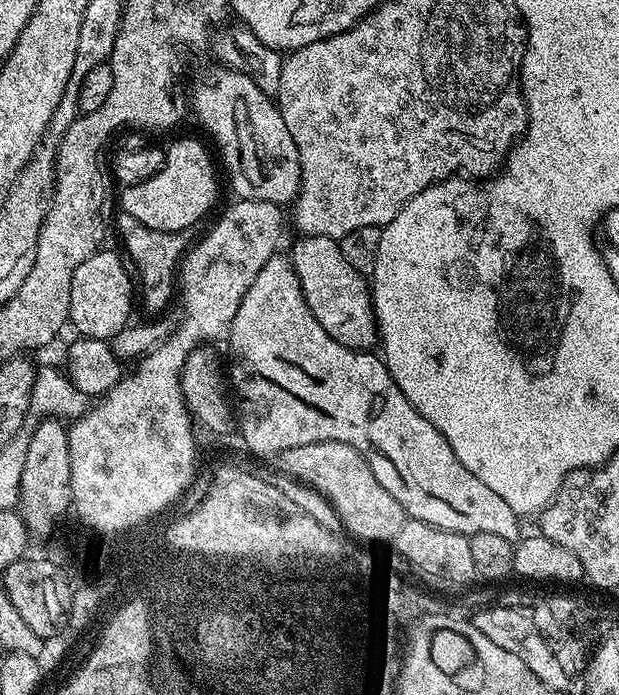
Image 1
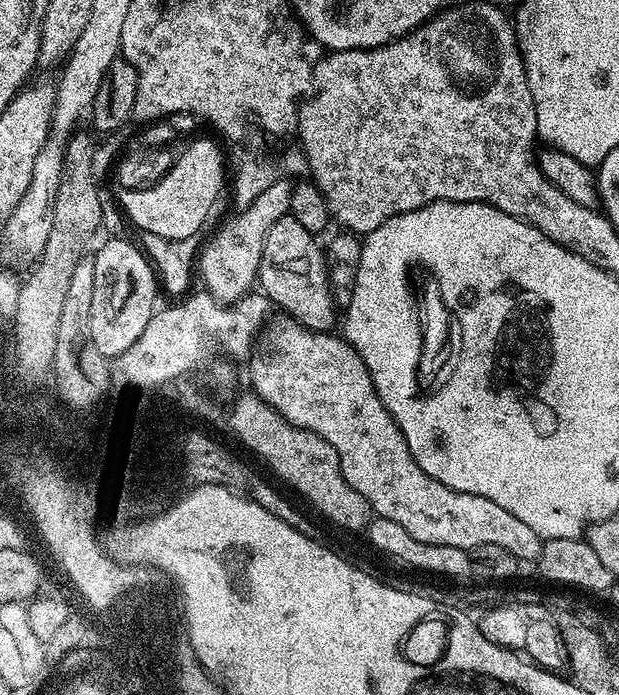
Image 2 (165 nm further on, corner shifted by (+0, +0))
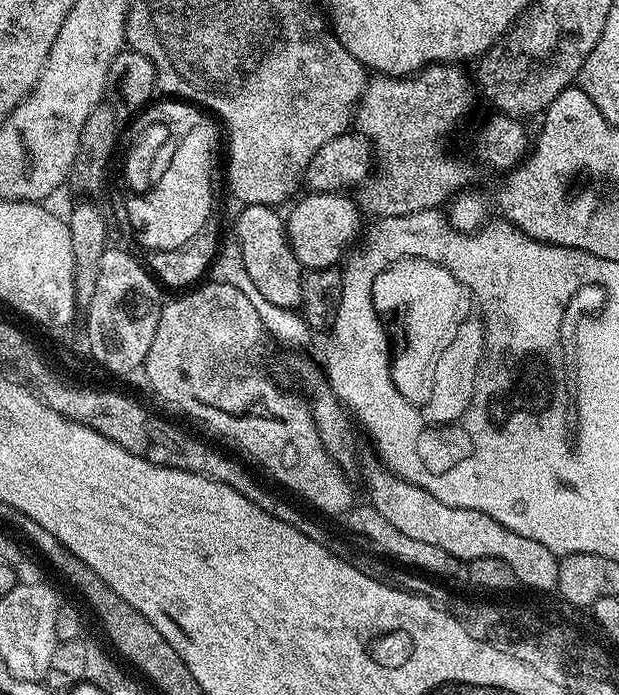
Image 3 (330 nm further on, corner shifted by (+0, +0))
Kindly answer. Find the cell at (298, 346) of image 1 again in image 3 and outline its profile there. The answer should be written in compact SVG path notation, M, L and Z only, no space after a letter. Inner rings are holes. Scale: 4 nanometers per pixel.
M371 459L365 464L363 461L362 464L364 484L368 487L367 499L374 506L374 510L378 510L378 514L382 514L382 518L386 518L396 529L402 530L402 534L406 534L409 538L415 538L417 542L427 542L429 546L438 546L442 550L446 550L446 554L458 558L461 562L467 562L474 558L498 558L502 562L506 562L506 566L510 566L510 570L514 570L516 579L521 585L525 584L526 587L533 588L536 592L549 591L551 593L555 589L560 562L554 553L546 550L546 546L532 541L531 538L522 538L522 534L514 534L514 530L506 530L506 526L502 526L502 522L494 522L494 518L490 518L490 514L482 514L482 510L462 510L458 506L446 506L442 502L438 502L438 498L434 498L434 494L422 490L422 486L414 486L401 476L395 476L386 465L380 463L379 459Z

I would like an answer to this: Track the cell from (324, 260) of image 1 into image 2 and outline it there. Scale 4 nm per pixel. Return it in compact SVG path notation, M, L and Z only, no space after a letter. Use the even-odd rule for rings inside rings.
M291 214L278 218L274 226L270 226L270 234L262 242L262 262L258 277L258 288L267 296L273 305L280 307L283 315L296 320L303 328L309 328L312 332L331 333L332 328L338 324L338 305L335 296L332 295L332 287L328 281L328 261L325 253L316 245L317 237L302 226Z

